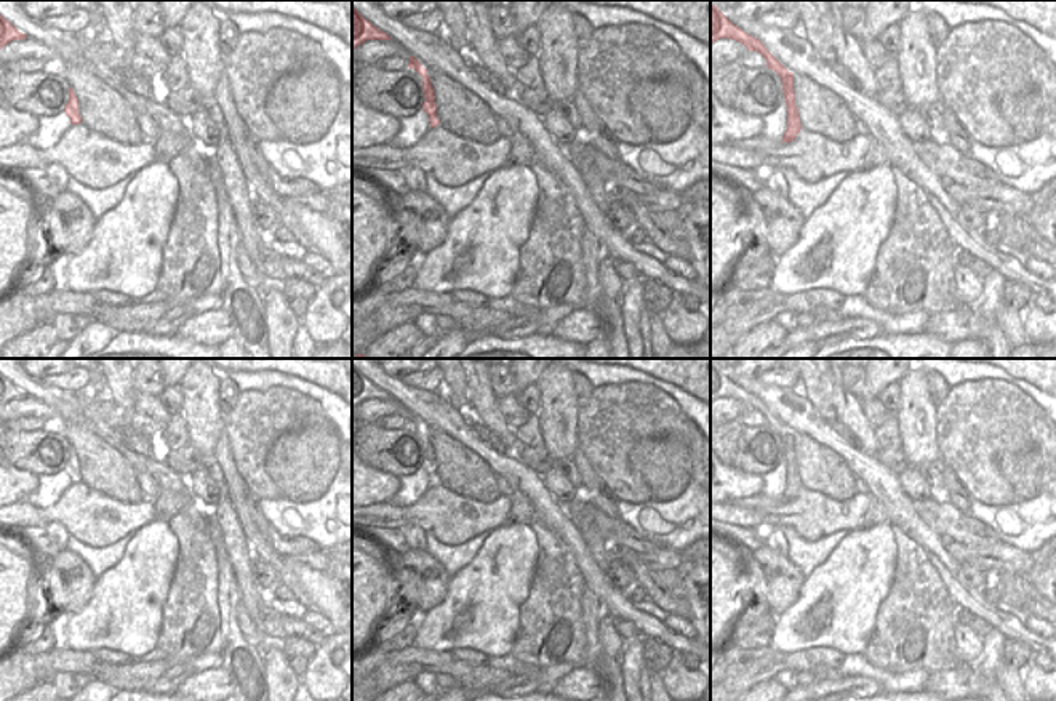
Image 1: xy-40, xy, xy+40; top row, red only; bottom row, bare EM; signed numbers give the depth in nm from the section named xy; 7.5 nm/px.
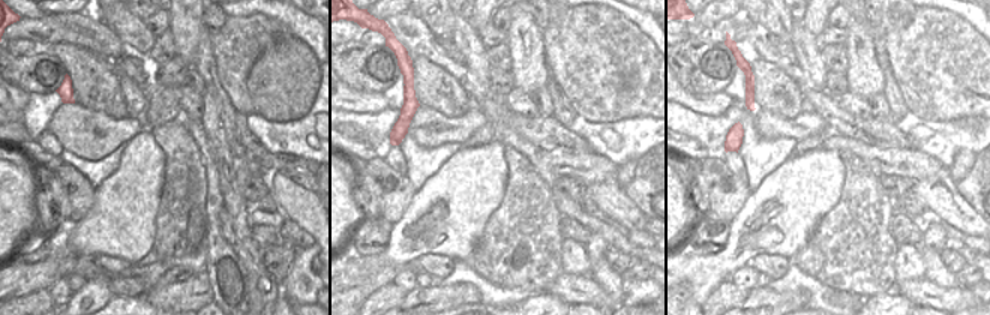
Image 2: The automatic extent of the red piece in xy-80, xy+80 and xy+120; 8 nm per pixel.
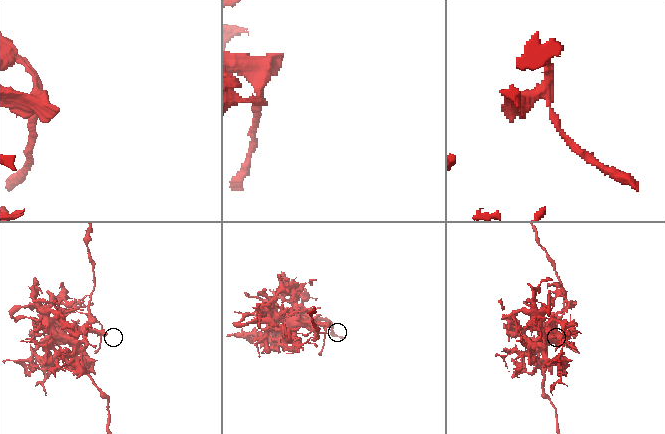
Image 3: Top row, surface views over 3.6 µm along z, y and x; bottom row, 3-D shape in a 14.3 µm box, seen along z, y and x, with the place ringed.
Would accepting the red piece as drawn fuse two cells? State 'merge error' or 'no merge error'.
merge error

